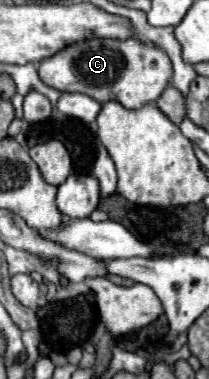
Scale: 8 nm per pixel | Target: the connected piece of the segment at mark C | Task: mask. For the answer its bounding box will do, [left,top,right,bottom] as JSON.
[38,38,172,108]

